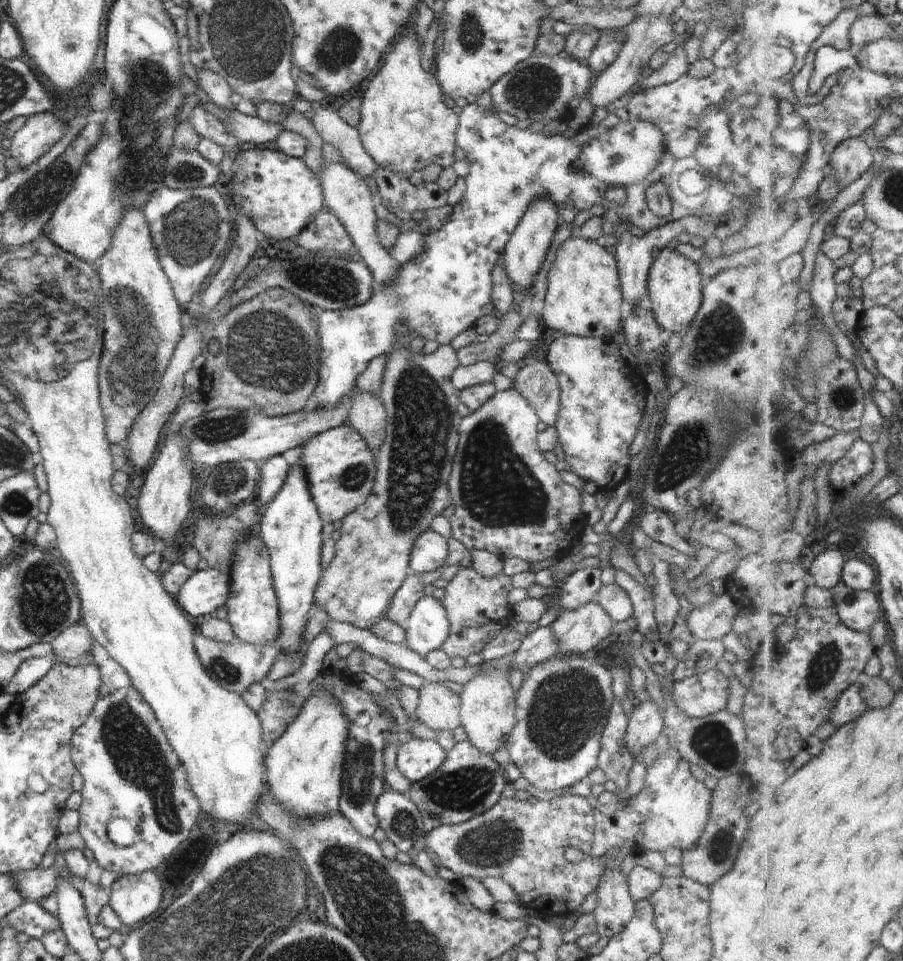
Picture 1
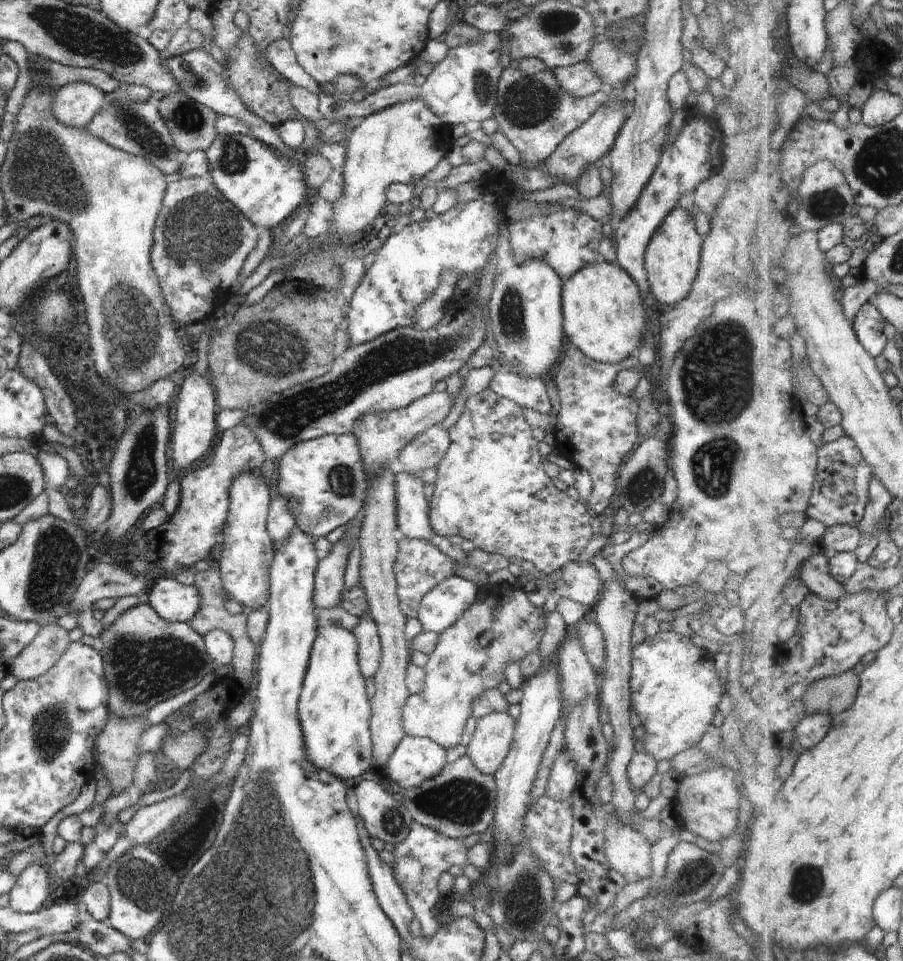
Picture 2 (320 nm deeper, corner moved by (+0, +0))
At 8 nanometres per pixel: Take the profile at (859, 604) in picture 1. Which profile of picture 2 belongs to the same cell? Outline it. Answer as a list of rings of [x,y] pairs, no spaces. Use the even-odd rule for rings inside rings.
[[[823,552],[815,554],[803,564],[799,576],[811,588],[812,593],[837,601],[848,594],[844,585],[831,576],[830,561]]]

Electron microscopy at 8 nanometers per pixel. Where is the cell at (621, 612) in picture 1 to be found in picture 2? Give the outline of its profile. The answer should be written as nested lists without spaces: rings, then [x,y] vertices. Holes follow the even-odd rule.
[[[572,561],[561,568],[561,577],[542,608],[551,613],[556,610],[558,599],[569,598],[577,603],[594,609],[599,599],[602,583],[598,571],[589,562]]]

